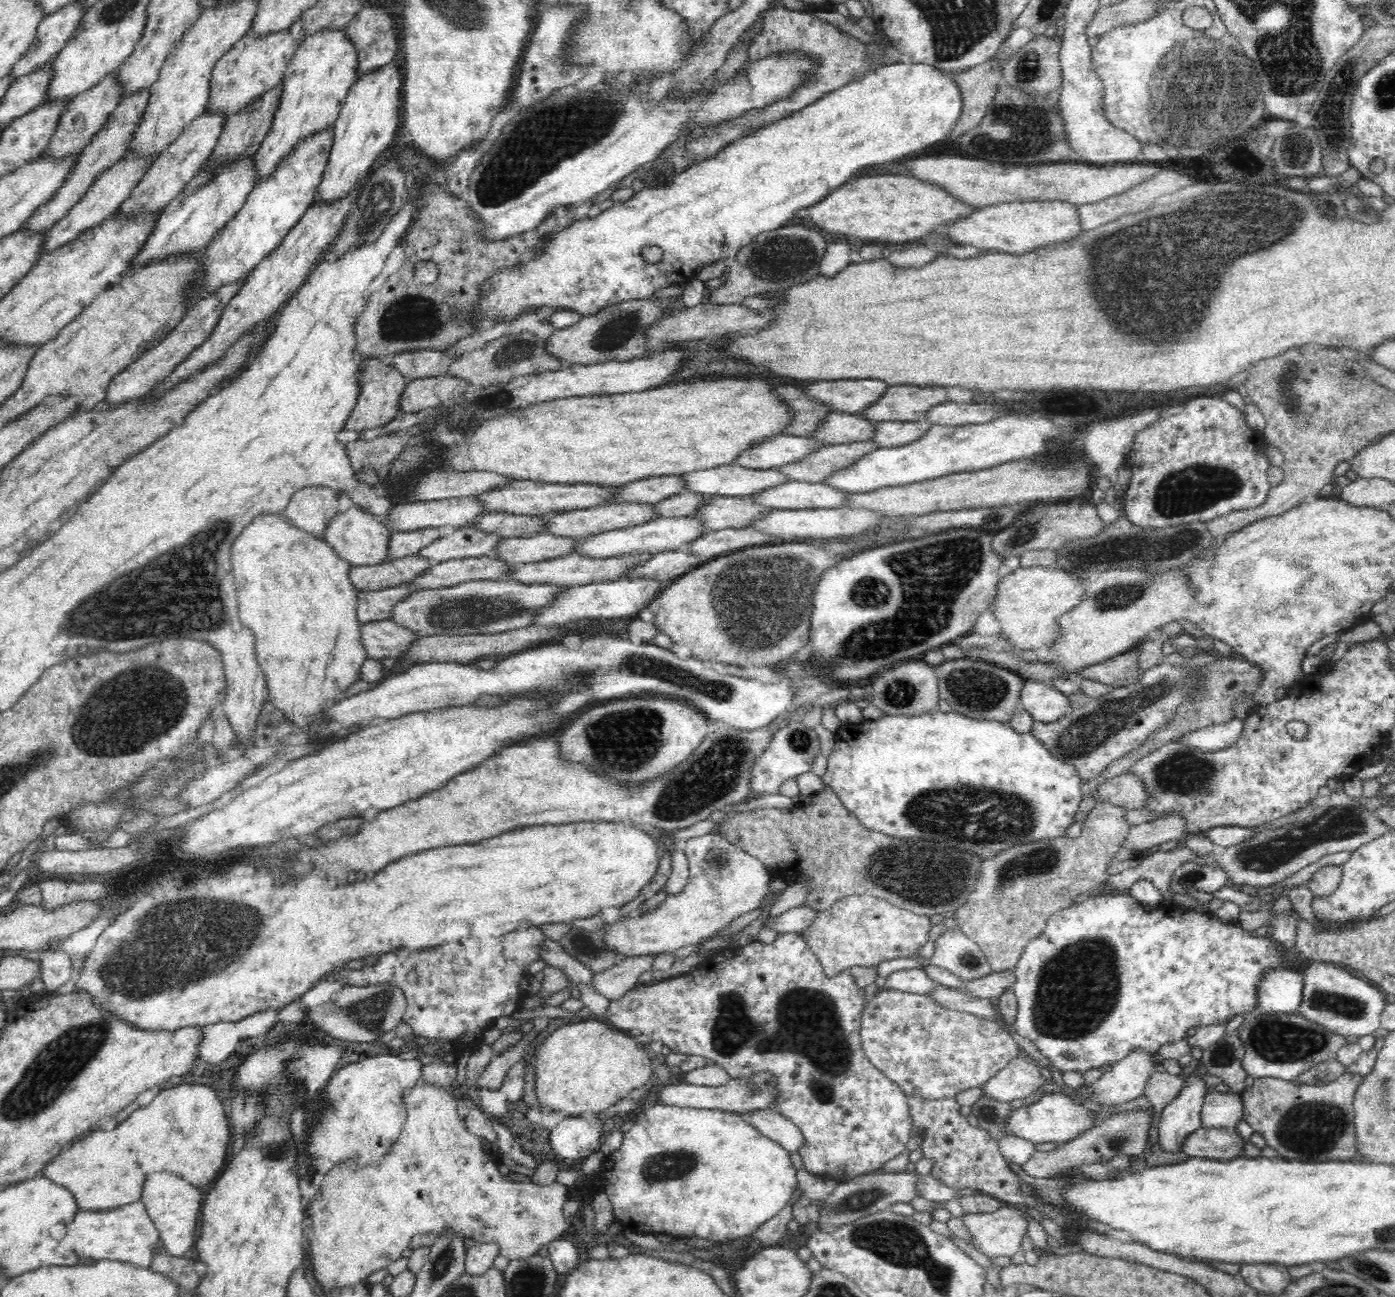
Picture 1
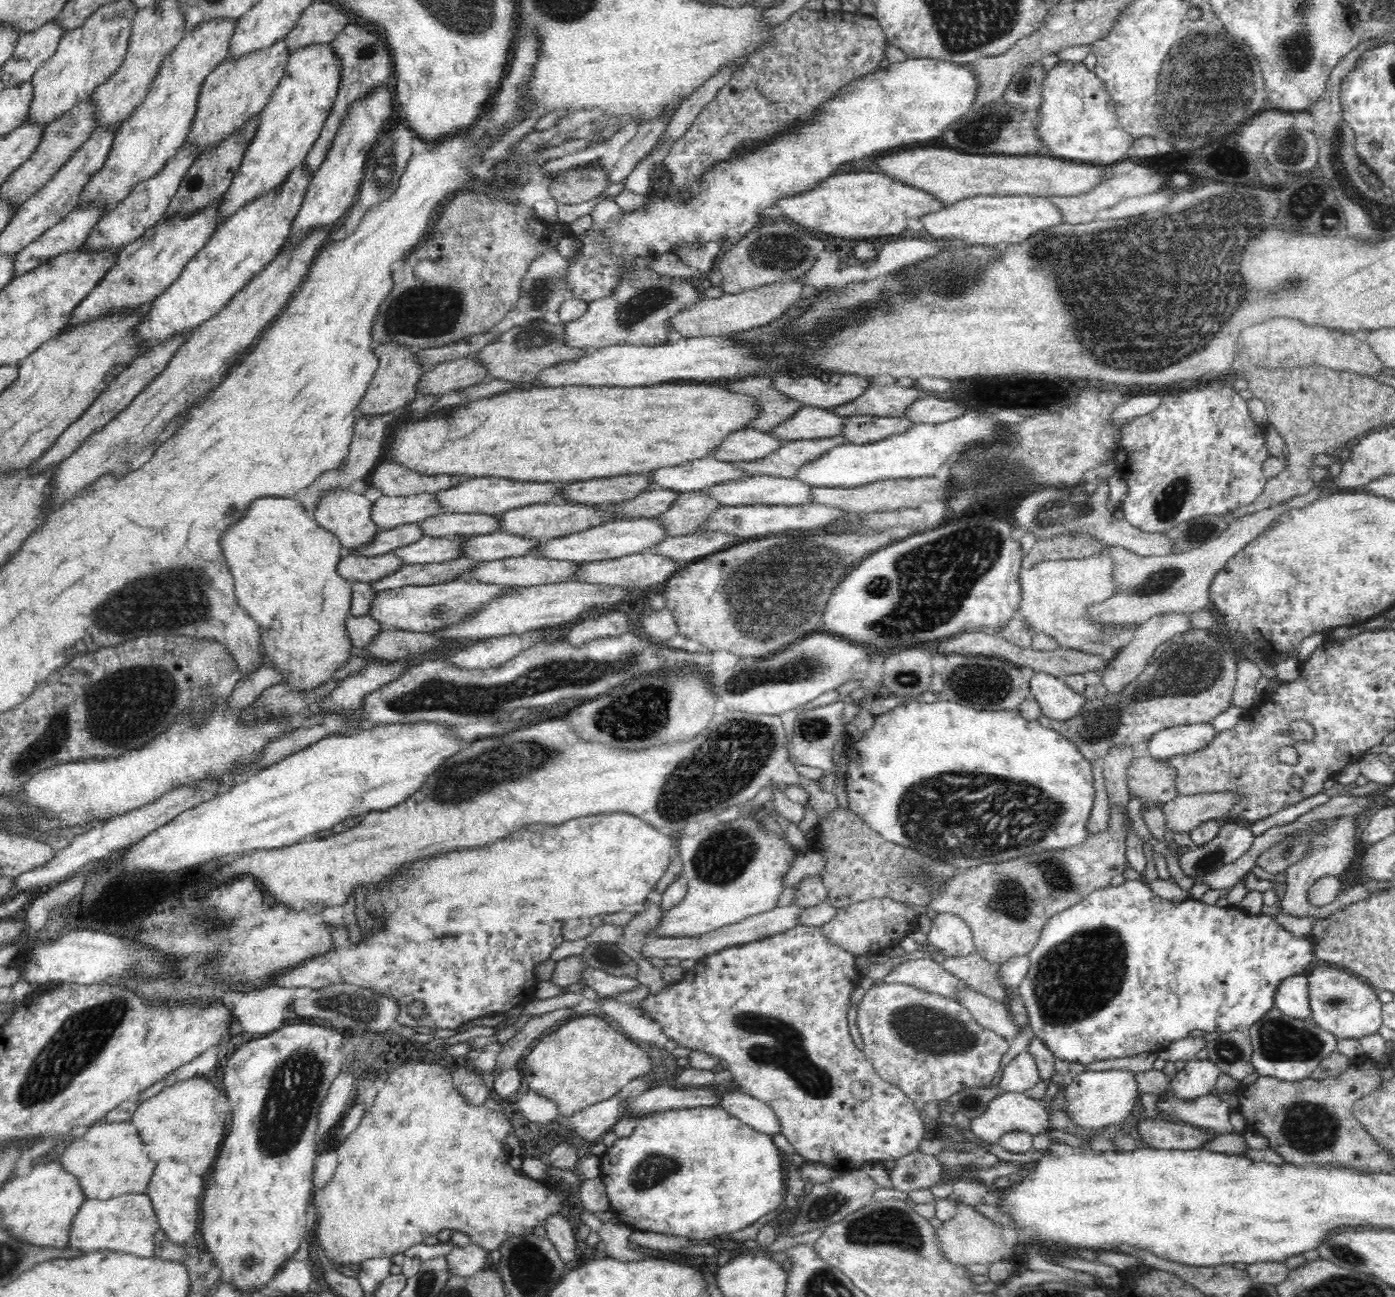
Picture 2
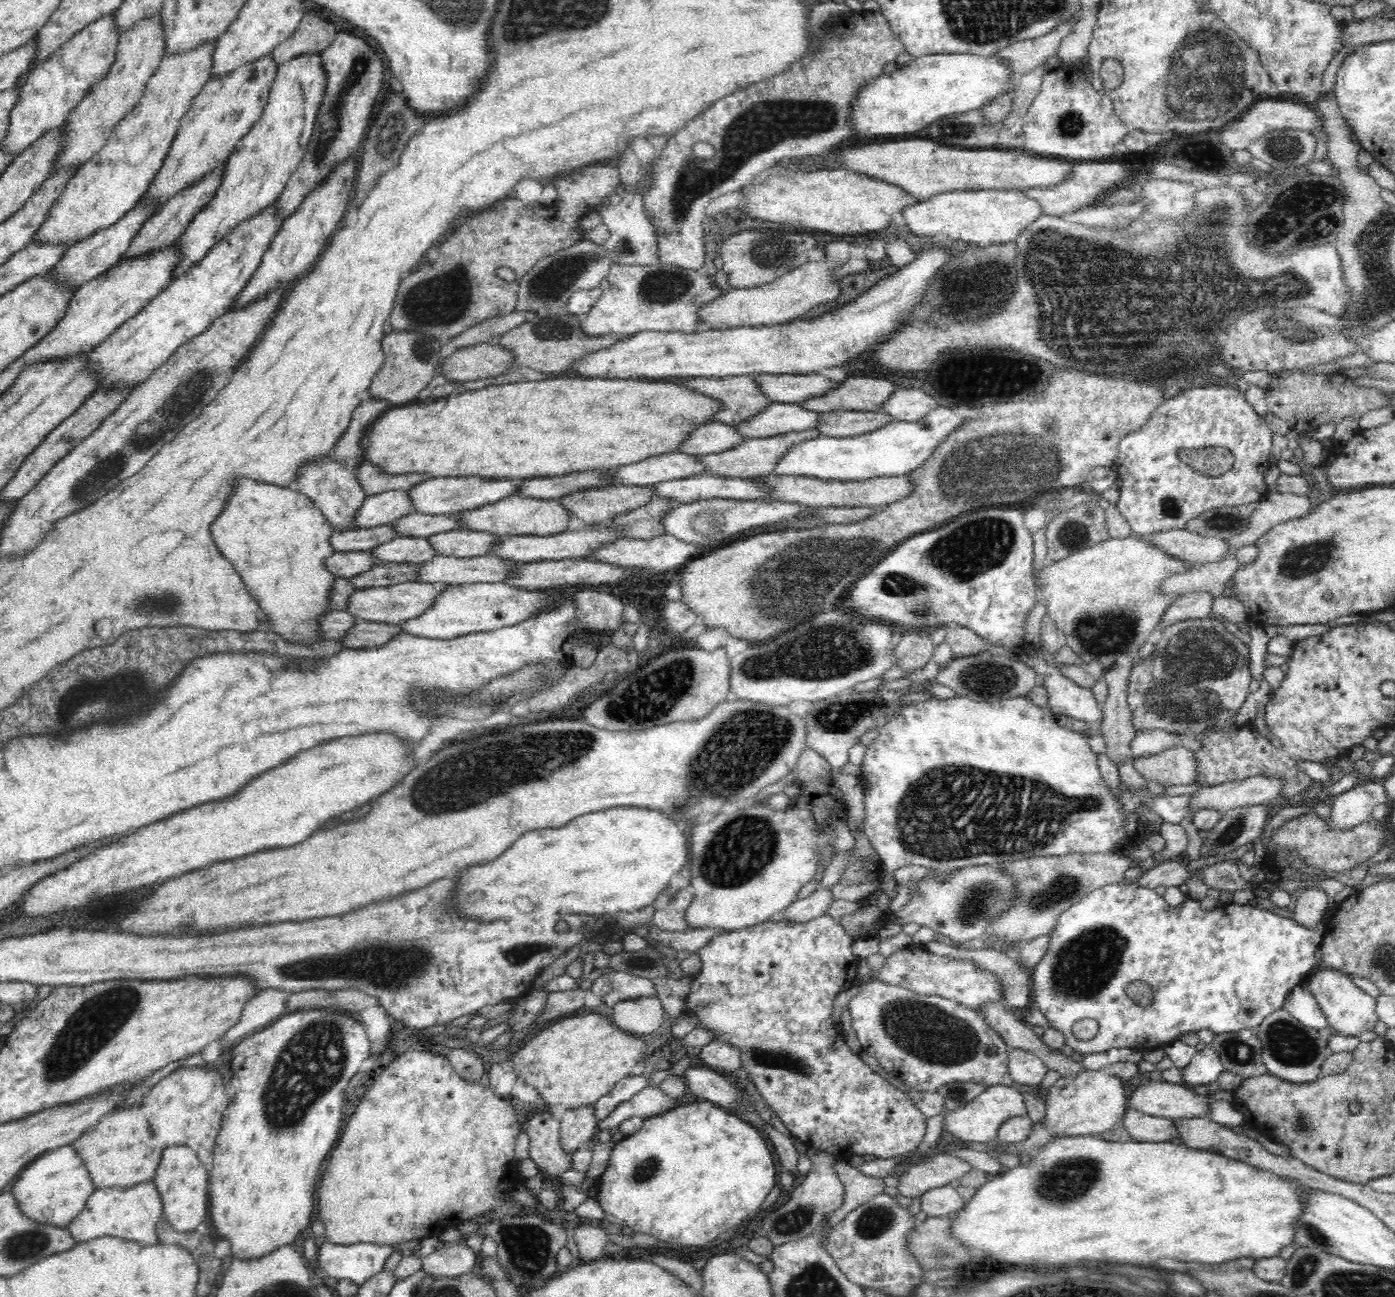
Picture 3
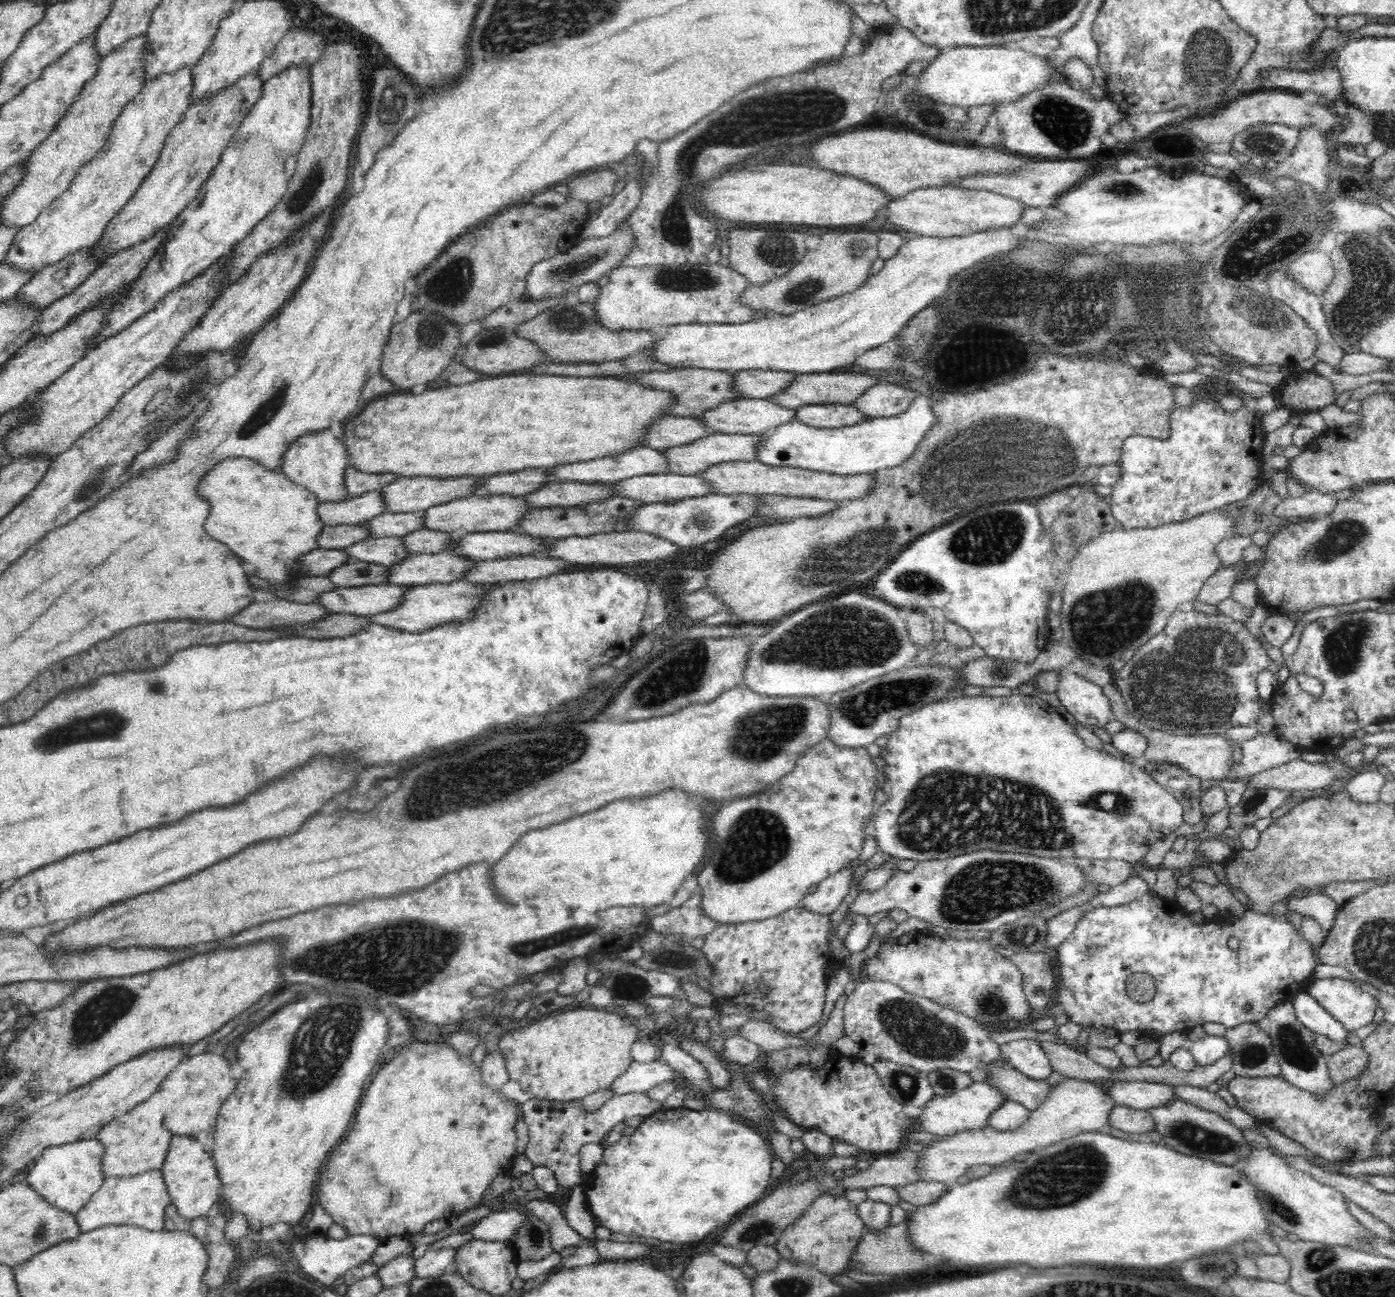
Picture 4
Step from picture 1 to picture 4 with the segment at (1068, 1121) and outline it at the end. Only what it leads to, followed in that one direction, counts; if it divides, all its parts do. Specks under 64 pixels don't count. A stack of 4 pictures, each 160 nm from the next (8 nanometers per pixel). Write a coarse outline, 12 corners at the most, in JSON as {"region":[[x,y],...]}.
{"region":[[974,1081],[918,1110],[917,1126],[942,1137],[988,1127],[1007,1096]]}

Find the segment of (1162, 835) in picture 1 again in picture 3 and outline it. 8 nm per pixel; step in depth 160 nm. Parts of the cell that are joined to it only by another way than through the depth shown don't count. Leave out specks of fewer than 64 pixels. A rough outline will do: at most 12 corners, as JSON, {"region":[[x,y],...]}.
{"region":[[1254,776],[1203,787],[1188,802],[1224,812],[1268,803],[1280,796],[1283,780]]}

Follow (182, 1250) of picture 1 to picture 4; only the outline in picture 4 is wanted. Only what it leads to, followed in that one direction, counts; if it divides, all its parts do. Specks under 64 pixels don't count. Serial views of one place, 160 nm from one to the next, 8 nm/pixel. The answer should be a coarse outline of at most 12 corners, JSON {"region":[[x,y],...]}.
{"region":[[174,1136],[162,1176],[182,1219],[220,1201],[212,1153]]}

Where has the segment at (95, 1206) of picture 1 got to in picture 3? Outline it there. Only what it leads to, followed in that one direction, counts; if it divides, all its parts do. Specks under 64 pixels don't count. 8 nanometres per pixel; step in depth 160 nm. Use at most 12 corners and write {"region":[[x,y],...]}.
{"region":[[138,1103],[72,1147],[96,1190],[153,1181],[162,1156]]}

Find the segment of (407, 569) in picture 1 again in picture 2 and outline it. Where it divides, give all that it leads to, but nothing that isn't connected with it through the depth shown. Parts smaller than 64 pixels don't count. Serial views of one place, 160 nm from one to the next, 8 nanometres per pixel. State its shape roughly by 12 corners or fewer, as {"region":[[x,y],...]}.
{"region":[[392,553],[350,554],[337,571],[350,583],[382,580],[405,562]]}

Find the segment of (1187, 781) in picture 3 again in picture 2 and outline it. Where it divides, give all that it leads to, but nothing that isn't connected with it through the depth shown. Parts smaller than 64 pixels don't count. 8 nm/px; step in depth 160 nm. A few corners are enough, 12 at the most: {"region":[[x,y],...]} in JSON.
{"region":[[1149,756],[1127,771],[1130,796],[1142,803],[1177,797],[1177,772]]}

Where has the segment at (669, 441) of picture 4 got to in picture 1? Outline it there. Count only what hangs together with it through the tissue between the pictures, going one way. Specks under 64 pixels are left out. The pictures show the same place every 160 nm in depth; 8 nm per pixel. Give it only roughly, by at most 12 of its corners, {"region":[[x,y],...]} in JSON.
{"region":[[780,434],[748,447],[734,462],[778,469],[824,445]]}

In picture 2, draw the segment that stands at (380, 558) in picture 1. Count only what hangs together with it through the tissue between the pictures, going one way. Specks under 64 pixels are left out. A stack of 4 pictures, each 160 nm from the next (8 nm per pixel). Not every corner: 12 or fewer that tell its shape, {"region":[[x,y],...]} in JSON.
{"region":[[349,487],[320,497],[312,517],[355,554],[381,530],[372,502]]}

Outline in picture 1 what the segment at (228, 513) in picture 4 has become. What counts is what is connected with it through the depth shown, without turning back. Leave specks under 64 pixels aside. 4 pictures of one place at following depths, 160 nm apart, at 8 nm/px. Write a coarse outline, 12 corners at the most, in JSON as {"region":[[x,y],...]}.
{"region":[[283,513],[232,544],[267,700],[298,728],[368,659],[350,563]]}

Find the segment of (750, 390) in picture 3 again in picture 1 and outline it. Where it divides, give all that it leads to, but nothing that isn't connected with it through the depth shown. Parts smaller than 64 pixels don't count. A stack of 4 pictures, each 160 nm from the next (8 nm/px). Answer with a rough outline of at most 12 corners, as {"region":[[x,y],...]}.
{"region":[[776,385],[795,418],[786,435],[814,434],[831,406],[812,400],[801,388]]}

